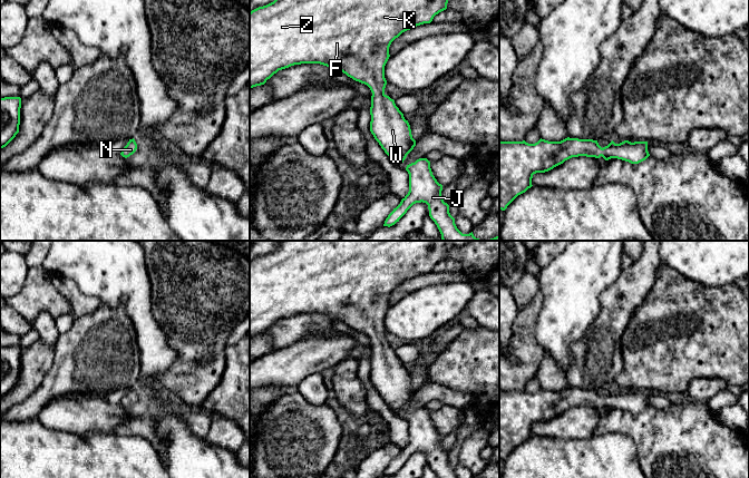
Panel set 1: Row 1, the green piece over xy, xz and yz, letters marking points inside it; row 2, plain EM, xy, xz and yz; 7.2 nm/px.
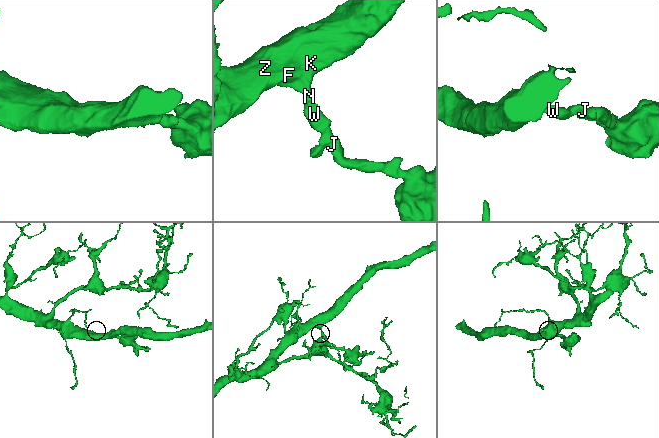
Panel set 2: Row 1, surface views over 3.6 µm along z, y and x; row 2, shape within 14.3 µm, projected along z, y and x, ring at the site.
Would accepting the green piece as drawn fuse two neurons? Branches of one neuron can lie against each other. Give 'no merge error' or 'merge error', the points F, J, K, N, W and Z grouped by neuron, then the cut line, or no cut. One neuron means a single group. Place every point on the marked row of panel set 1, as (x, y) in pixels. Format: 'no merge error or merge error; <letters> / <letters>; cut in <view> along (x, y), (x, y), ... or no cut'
no merge error; F J K N W Z; no cut

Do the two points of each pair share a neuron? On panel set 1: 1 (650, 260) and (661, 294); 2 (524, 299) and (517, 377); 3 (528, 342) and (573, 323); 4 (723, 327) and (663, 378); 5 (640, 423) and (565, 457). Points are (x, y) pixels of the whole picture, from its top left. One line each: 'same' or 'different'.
1: different
2: different
3: different
4: same
5: different

